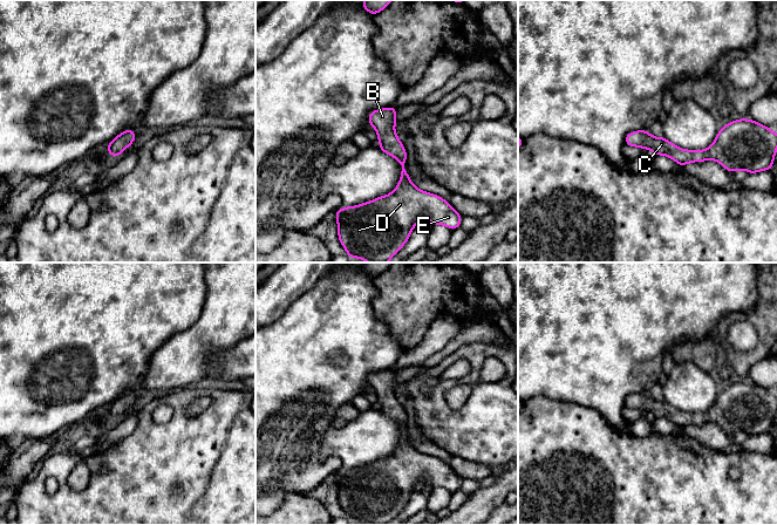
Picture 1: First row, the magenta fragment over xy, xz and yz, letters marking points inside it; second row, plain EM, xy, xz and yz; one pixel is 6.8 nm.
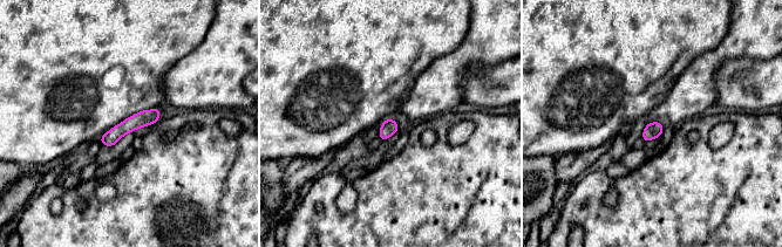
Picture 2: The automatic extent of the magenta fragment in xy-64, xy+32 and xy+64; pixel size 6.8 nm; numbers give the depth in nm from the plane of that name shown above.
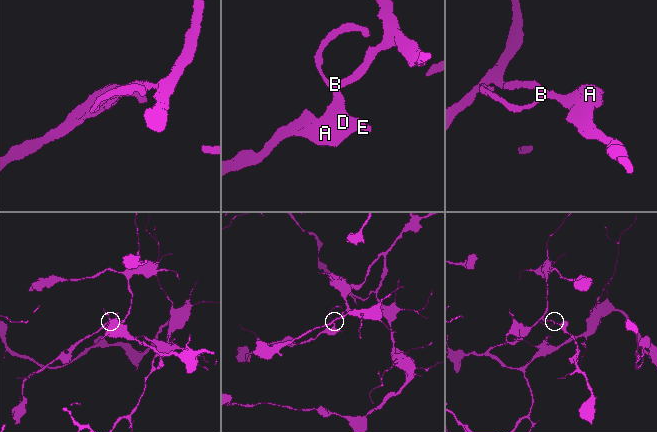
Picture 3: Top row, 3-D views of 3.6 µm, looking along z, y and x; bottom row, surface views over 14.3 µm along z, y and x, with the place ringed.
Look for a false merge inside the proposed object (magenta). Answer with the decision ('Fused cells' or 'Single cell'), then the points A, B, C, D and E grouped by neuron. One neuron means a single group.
Single cell. Groups: A B C D E

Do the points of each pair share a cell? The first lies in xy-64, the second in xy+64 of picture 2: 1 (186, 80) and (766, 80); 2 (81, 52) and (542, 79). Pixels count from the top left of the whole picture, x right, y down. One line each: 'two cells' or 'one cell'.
1: two cells
2: one cell

